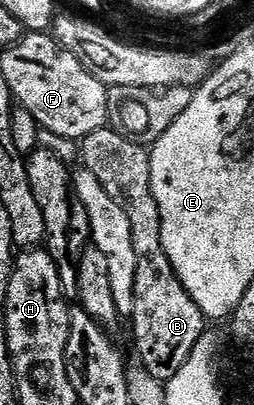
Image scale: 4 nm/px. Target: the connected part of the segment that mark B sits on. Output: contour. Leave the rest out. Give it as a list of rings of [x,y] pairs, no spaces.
[[[105,127],[85,136],[80,141],[82,148],[81,167],[86,168],[96,179],[100,186],[108,190],[109,196],[120,205],[120,210],[128,214],[128,223],[132,225],[132,246],[136,246],[136,310],[132,317],[134,323],[134,348],[138,351],[138,360],[141,371],[152,374],[152,377],[160,381],[168,381],[188,362],[196,342],[200,342],[203,332],[207,331],[208,321],[206,316],[192,302],[188,290],[180,282],[172,262],[168,262],[168,254],[162,245],[162,231],[160,230],[160,210],[156,198],[152,194],[150,185],[150,154],[143,145],[136,142],[128,142],[116,131],[115,128]]]

